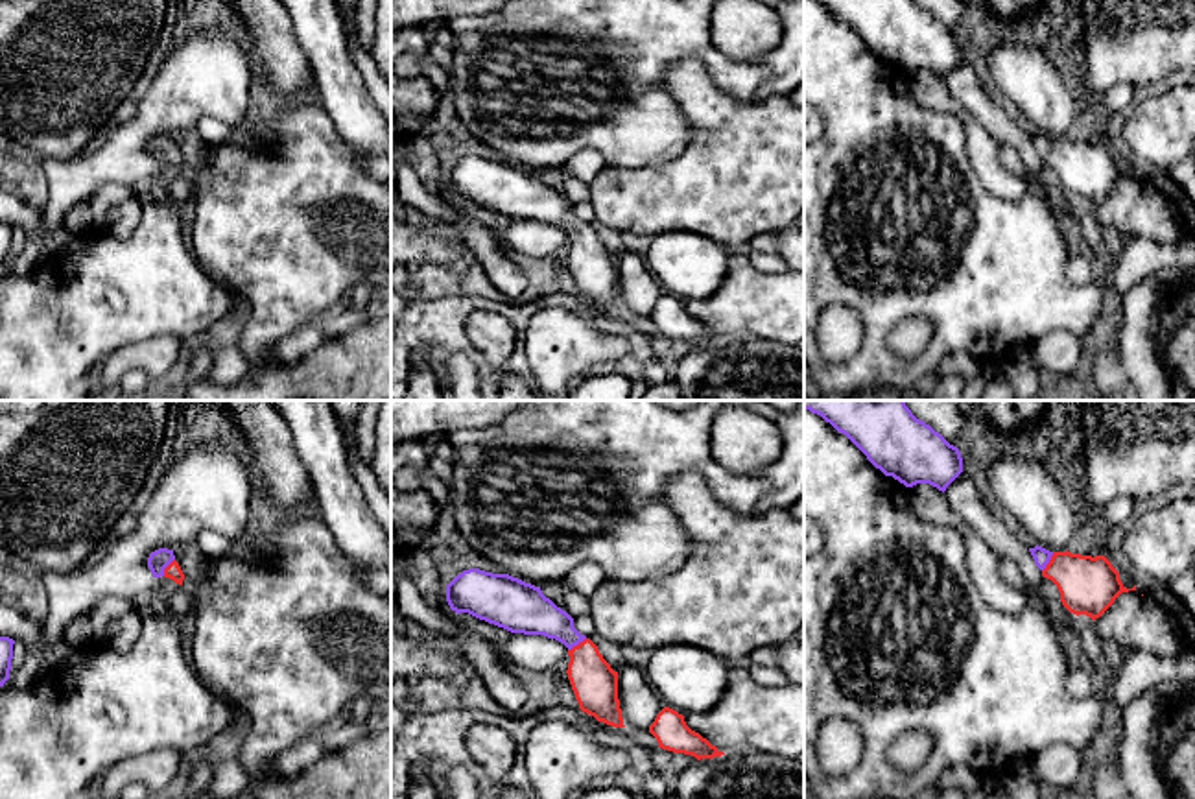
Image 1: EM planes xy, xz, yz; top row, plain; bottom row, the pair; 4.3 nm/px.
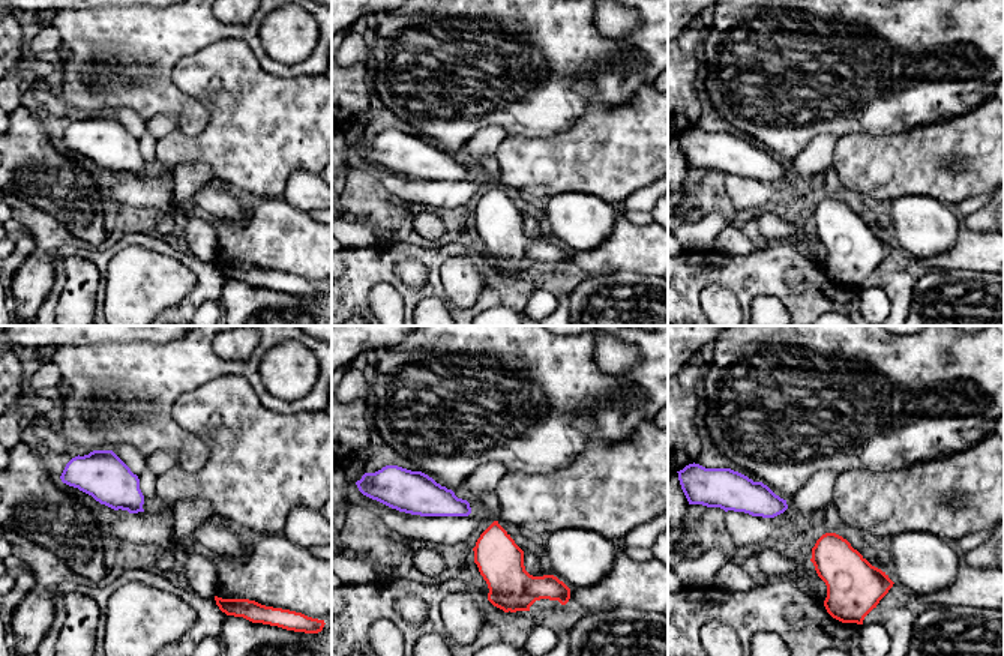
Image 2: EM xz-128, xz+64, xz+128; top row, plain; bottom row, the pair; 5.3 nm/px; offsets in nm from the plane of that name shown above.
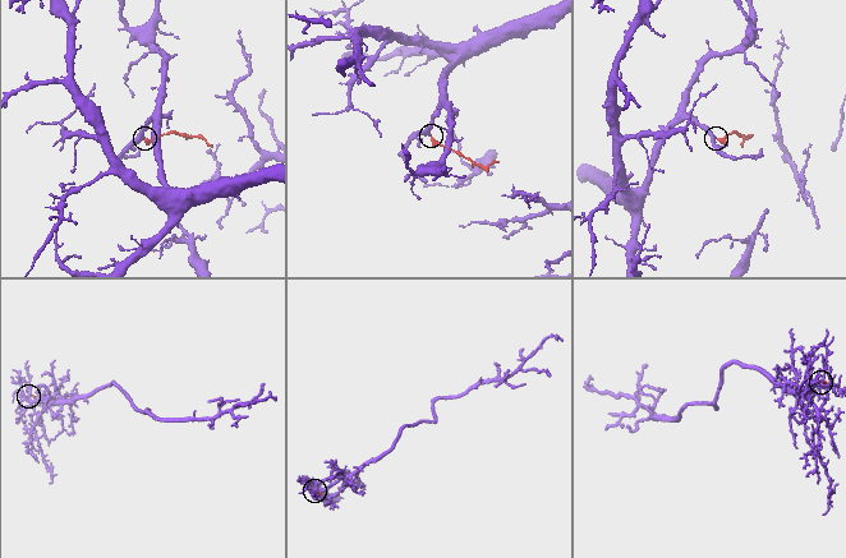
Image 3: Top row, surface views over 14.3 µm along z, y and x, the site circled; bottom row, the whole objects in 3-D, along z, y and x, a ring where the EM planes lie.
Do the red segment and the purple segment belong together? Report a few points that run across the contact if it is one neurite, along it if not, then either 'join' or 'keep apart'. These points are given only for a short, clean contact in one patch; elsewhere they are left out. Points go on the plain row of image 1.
yz (1088, 172), (1050, 148), (1041, 143) | join

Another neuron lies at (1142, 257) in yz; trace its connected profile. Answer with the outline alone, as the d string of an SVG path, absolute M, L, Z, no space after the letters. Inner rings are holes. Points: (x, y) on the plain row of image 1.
M1184 231L1177 244L1132 238L1121 249L1112 288L1125 295L1132 286L1149 280L1153 273L1169 268L1195 269L1195 236L1191 233Z

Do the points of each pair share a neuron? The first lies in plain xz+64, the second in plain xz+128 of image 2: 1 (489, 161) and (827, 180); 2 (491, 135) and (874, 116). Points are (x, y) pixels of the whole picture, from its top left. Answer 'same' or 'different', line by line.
1: same
2: different

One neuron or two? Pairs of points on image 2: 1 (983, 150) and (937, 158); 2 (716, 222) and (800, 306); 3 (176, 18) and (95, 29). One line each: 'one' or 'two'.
1: one
2: two
3: one

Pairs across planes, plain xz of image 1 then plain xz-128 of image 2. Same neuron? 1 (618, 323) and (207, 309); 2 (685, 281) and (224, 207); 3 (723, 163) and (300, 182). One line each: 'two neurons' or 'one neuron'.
1: two neurons
2: one neuron
3: two neurons

